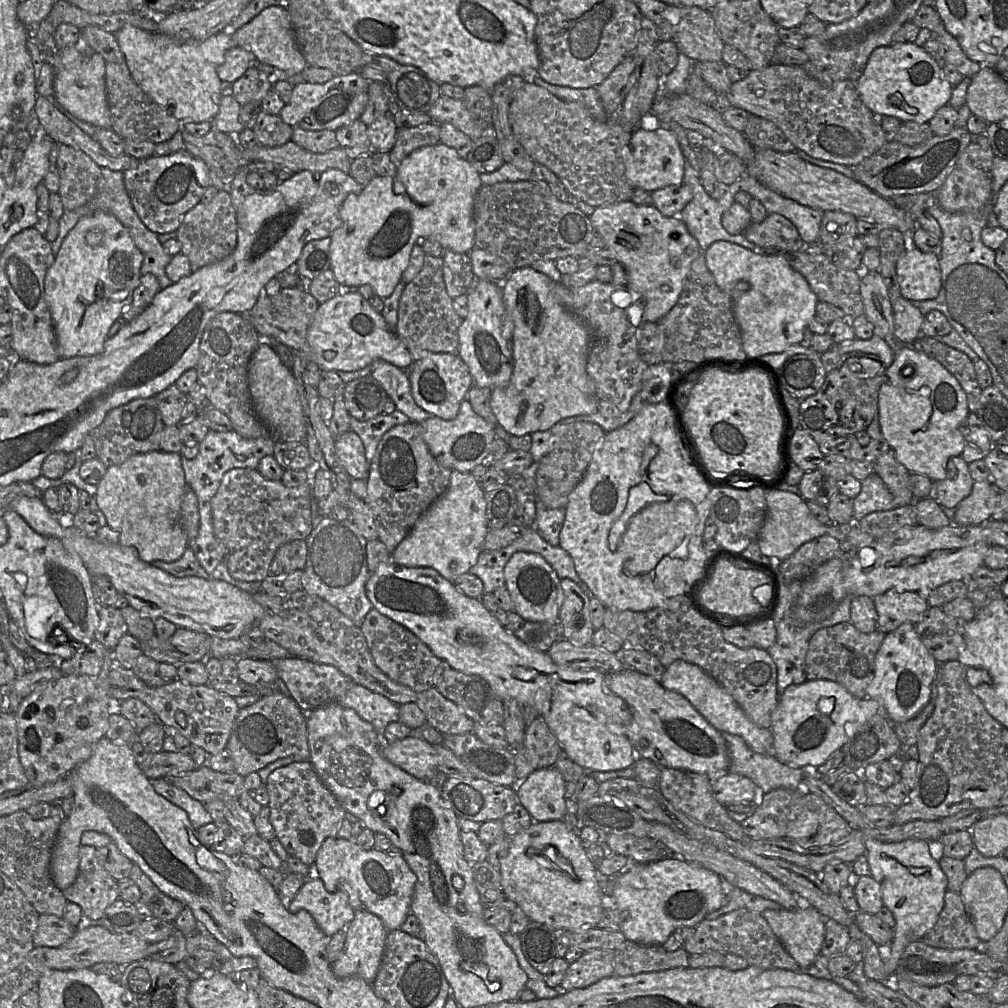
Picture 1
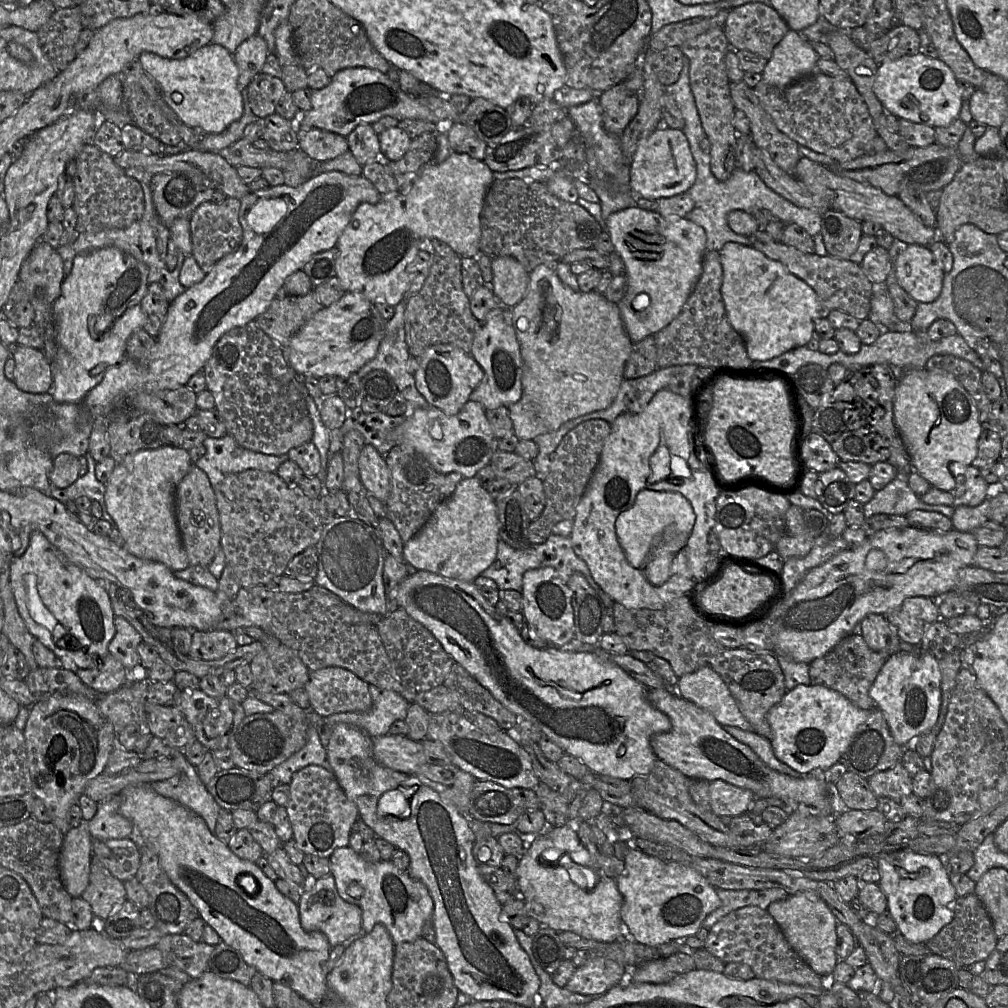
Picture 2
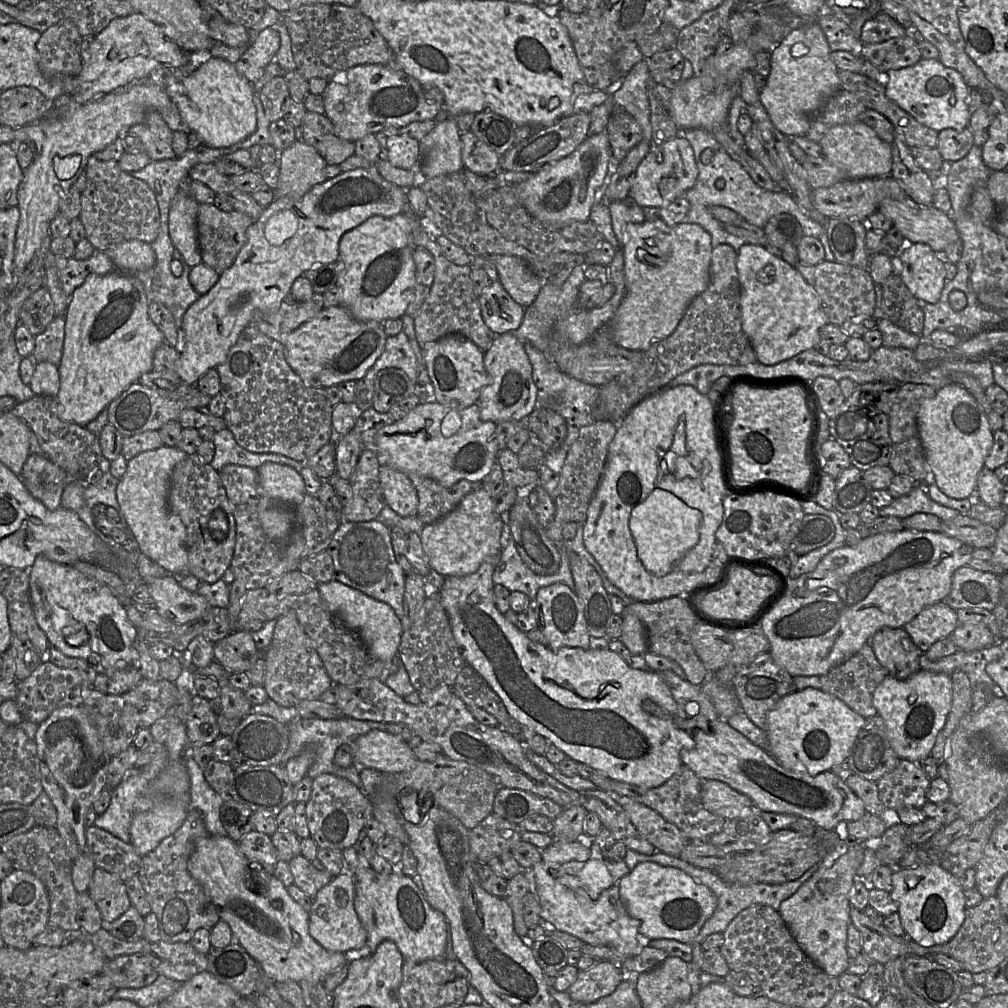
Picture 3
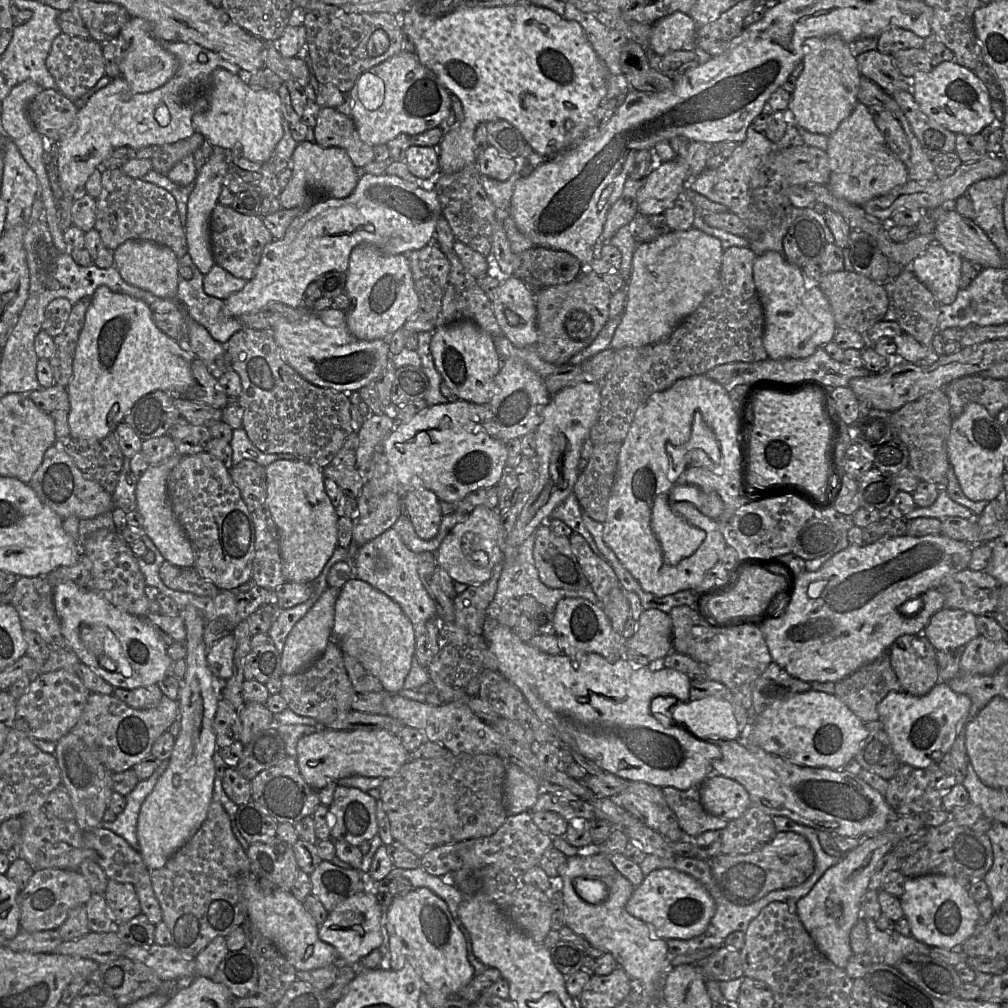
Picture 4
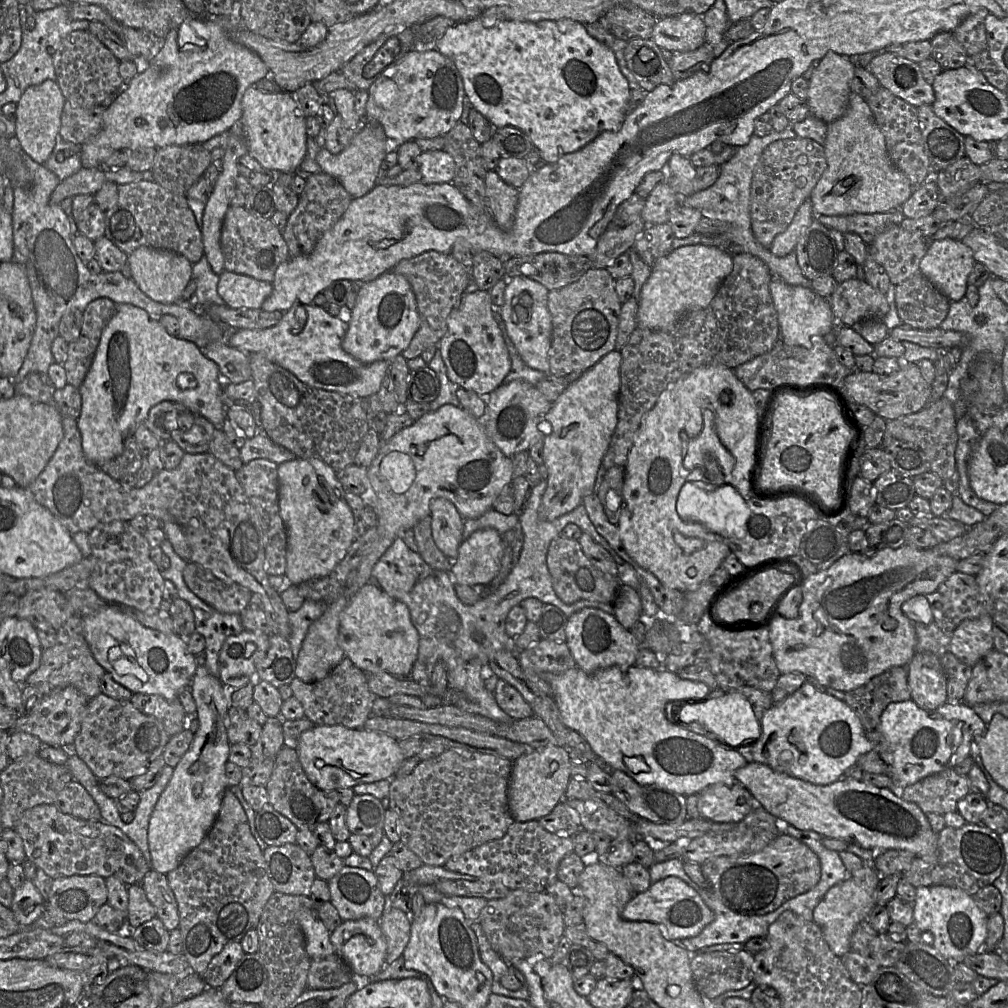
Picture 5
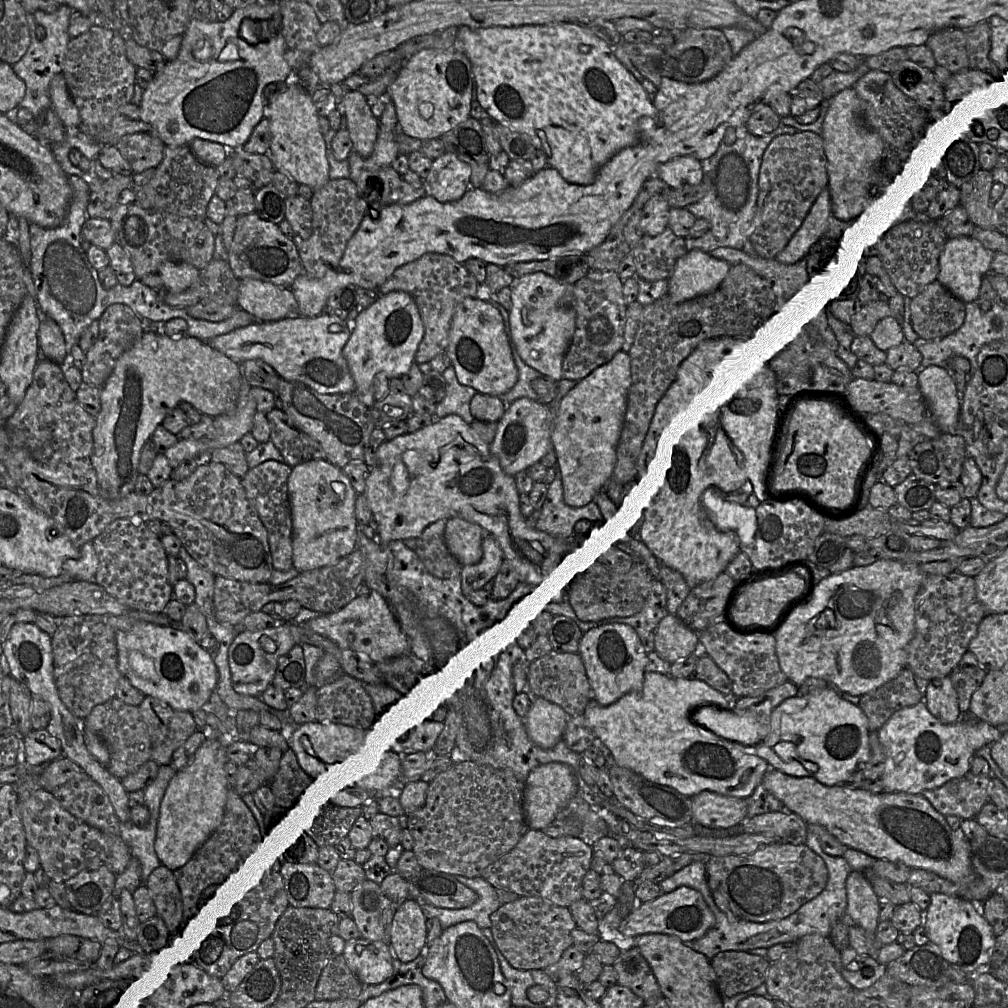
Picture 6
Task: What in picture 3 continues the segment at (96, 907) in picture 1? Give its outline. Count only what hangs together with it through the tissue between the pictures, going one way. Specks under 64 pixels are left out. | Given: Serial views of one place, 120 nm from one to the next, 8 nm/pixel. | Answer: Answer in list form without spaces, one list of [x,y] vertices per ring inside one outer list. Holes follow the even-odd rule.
[[[95,868],[87,893],[107,923],[118,919],[131,906],[125,883],[100,868]]]

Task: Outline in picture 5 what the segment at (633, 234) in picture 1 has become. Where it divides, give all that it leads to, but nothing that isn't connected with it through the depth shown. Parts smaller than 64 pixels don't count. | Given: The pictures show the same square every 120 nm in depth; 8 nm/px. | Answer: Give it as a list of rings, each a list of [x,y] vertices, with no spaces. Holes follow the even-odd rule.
[[[694,244],[675,248],[667,256],[659,258],[651,267],[651,274],[642,286],[638,298],[638,328],[668,331],[687,314],[706,308],[715,297],[722,281],[731,273],[732,256],[713,245]]]

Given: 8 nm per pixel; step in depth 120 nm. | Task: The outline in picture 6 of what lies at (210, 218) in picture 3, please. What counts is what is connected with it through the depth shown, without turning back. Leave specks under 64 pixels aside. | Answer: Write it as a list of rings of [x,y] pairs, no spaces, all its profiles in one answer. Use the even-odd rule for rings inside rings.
[[[255,212],[237,218],[227,261],[239,279],[252,278],[284,288],[290,288],[294,280],[304,273],[297,243],[287,237],[277,224],[261,219]]]

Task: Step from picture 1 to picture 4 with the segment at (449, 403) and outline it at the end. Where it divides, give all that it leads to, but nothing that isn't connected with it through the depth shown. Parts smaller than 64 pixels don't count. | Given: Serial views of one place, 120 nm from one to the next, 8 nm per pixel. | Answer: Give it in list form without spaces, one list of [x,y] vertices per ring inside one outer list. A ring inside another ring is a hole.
[[[469,320],[440,326],[432,333],[430,351],[442,383],[455,394],[457,400],[487,405],[492,382],[502,365],[494,339],[489,333]]]

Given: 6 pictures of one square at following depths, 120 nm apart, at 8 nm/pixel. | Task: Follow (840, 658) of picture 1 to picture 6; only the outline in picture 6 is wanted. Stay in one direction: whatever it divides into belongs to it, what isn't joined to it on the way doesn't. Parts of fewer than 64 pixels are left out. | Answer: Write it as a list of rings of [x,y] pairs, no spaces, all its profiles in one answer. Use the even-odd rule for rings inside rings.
[[[905,667],[894,679],[860,696],[859,707],[868,719],[870,731],[878,731],[898,710],[923,700],[913,672]]]

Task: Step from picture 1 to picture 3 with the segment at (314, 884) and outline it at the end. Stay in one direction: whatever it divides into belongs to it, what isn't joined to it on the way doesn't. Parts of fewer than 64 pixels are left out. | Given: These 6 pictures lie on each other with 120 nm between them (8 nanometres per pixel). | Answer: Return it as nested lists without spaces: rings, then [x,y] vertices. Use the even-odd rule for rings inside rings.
[[[349,873],[336,875],[312,898],[309,910],[309,933],[327,950],[346,953],[362,948],[367,941],[367,930],[361,923],[354,907],[355,880]]]

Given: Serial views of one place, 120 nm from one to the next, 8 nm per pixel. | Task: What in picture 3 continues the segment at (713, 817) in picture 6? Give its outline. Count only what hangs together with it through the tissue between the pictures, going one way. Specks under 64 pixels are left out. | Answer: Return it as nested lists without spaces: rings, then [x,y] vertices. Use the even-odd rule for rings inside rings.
[[[704,780],[701,785],[703,806],[710,812],[732,820],[756,808],[751,799],[719,780]]]

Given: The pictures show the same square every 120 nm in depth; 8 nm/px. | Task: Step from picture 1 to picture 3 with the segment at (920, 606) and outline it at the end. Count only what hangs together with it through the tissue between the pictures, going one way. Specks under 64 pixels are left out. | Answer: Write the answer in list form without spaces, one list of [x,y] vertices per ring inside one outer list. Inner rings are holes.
[[[942,601],[925,607],[903,629],[925,653],[936,641],[951,636],[959,624],[956,610]]]

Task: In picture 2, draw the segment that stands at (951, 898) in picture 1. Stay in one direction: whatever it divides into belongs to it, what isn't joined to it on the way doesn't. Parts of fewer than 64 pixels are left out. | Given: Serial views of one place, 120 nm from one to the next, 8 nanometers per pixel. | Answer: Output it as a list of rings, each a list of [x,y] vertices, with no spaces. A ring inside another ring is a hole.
[[[971,894],[957,897],[952,921],[927,942],[927,948],[932,953],[953,961],[961,969],[968,969],[976,962],[985,961],[995,948],[998,939],[987,910],[979,898]]]

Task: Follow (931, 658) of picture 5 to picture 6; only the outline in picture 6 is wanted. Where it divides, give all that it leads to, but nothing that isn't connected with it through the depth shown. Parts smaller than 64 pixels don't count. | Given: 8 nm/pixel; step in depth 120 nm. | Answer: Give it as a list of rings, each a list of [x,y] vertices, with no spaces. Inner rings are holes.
[[[949,676],[931,680],[922,701],[929,712],[944,724],[955,723],[963,716]]]

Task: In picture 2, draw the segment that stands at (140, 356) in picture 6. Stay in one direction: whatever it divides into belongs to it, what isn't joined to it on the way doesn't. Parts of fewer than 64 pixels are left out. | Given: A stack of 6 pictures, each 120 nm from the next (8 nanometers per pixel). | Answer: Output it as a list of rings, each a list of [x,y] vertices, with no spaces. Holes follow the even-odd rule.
[[[101,248],[75,256],[72,270],[69,275],[64,278],[61,284],[60,295],[53,304],[54,320],[56,325],[56,352],[54,360],[51,361],[53,368],[53,384],[48,394],[52,396],[54,401],[58,403],[80,404],[89,391],[91,391],[102,380],[103,375],[108,368],[115,366],[126,359],[126,347],[129,337],[134,331],[143,329],[146,324],[146,317],[142,311],[141,301],[147,293],[147,276],[148,268],[144,263],[123,253],[117,248]]]

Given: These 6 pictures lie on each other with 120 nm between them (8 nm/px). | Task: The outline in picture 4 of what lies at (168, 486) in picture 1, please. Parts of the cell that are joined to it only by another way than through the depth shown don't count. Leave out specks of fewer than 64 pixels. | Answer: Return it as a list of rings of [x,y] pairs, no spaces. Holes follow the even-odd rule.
[[[174,453],[160,464],[150,465],[138,479],[136,485],[136,510],[141,517],[145,534],[153,541],[166,562],[178,567],[192,567],[194,555],[191,544],[176,520],[166,492],[166,481],[182,455]]]

